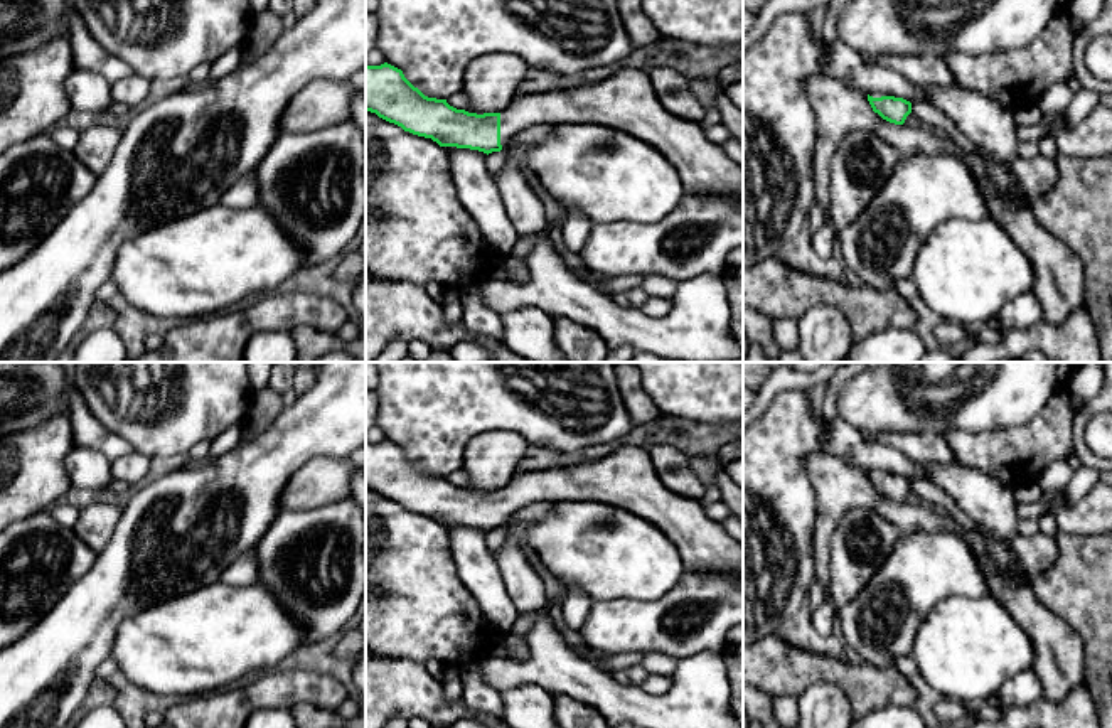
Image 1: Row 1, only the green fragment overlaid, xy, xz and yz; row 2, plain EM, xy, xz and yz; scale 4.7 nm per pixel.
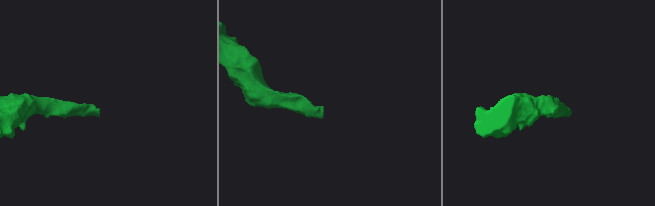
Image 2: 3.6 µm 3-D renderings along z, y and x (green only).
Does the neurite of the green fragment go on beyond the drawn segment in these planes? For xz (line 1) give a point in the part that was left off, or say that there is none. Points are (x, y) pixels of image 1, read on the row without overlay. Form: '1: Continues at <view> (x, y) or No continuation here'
1: Continues at xz (627, 477)

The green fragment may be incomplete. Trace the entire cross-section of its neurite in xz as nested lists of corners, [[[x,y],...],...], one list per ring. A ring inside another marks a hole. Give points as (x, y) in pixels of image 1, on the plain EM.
[[[366,442],[366,489],[440,524],[500,529],[537,502],[595,500],[622,507],[660,529],[677,548],[686,570],[743,575],[743,543],[706,516],[699,500],[669,490],[649,448],[625,445],[585,463],[522,470],[499,490],[468,490],[446,477],[425,474],[401,447]]]

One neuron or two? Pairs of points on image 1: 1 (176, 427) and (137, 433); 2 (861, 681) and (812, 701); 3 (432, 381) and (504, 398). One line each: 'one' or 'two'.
1: one
2: two
3: one

